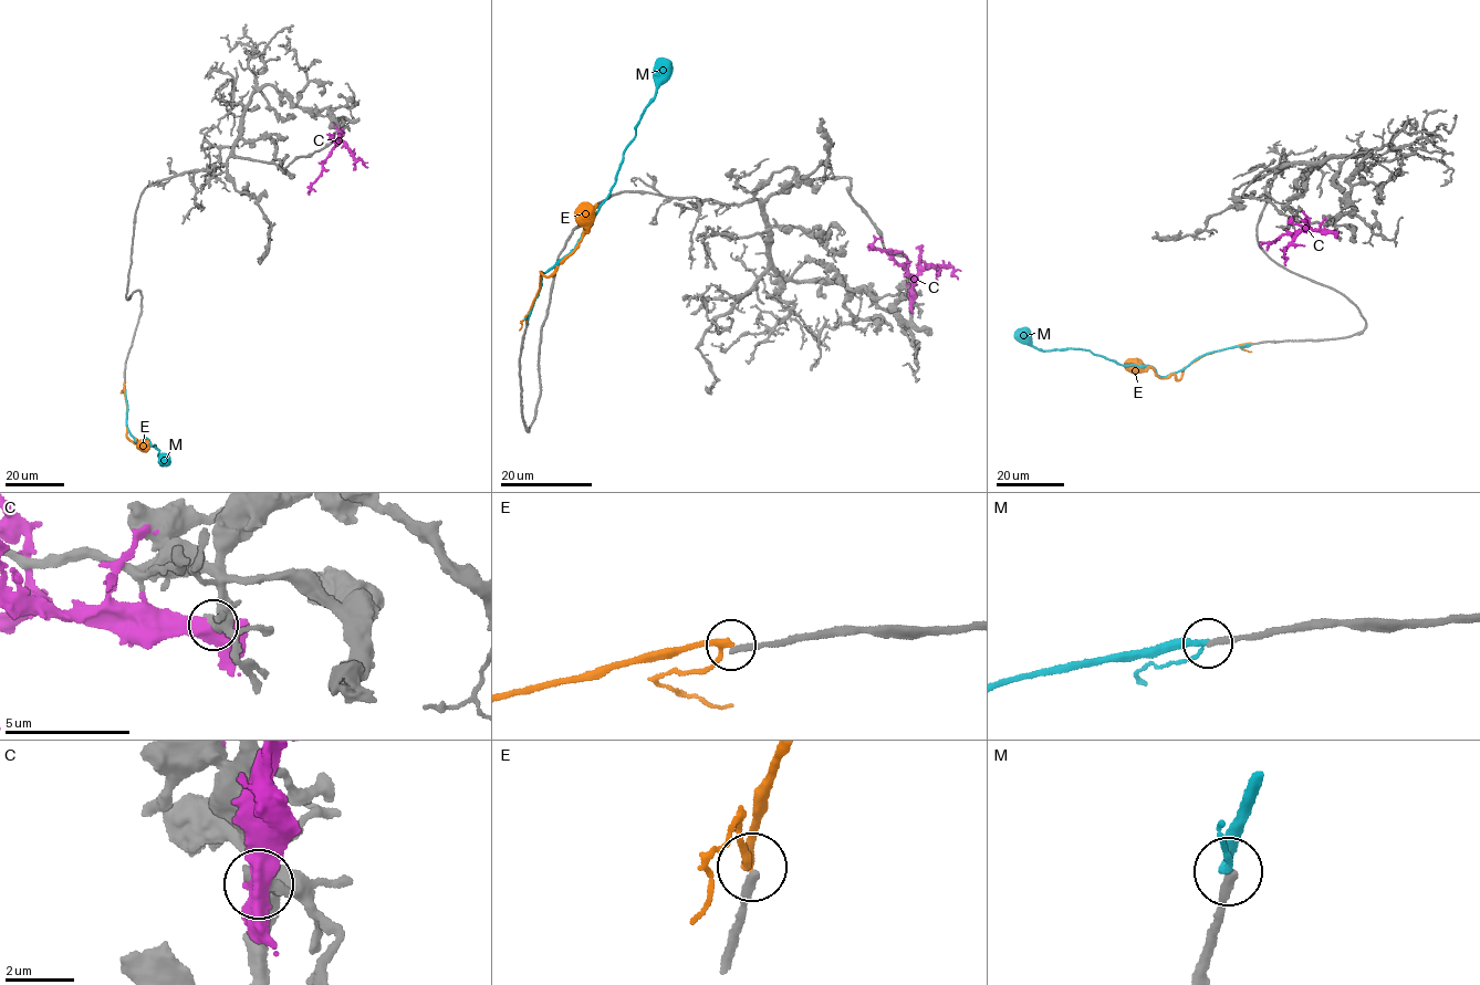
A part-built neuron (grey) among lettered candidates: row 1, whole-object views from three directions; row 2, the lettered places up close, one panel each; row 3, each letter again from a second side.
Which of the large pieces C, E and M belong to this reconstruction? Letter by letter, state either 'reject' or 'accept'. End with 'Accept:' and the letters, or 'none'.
C: reject
E: reject
M: reject
Accept: none

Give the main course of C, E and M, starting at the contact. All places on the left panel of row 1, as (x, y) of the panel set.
C: (341, 129), (323, 163), (321, 174), (311, 185), (310, 188), (315, 191)
E: (124, 383), (126, 436), (139, 444), (146, 439), (148, 447)
M: (124, 383), (129, 433), (139, 443), (145, 438), (155, 446), (162, 465), (165, 459)

